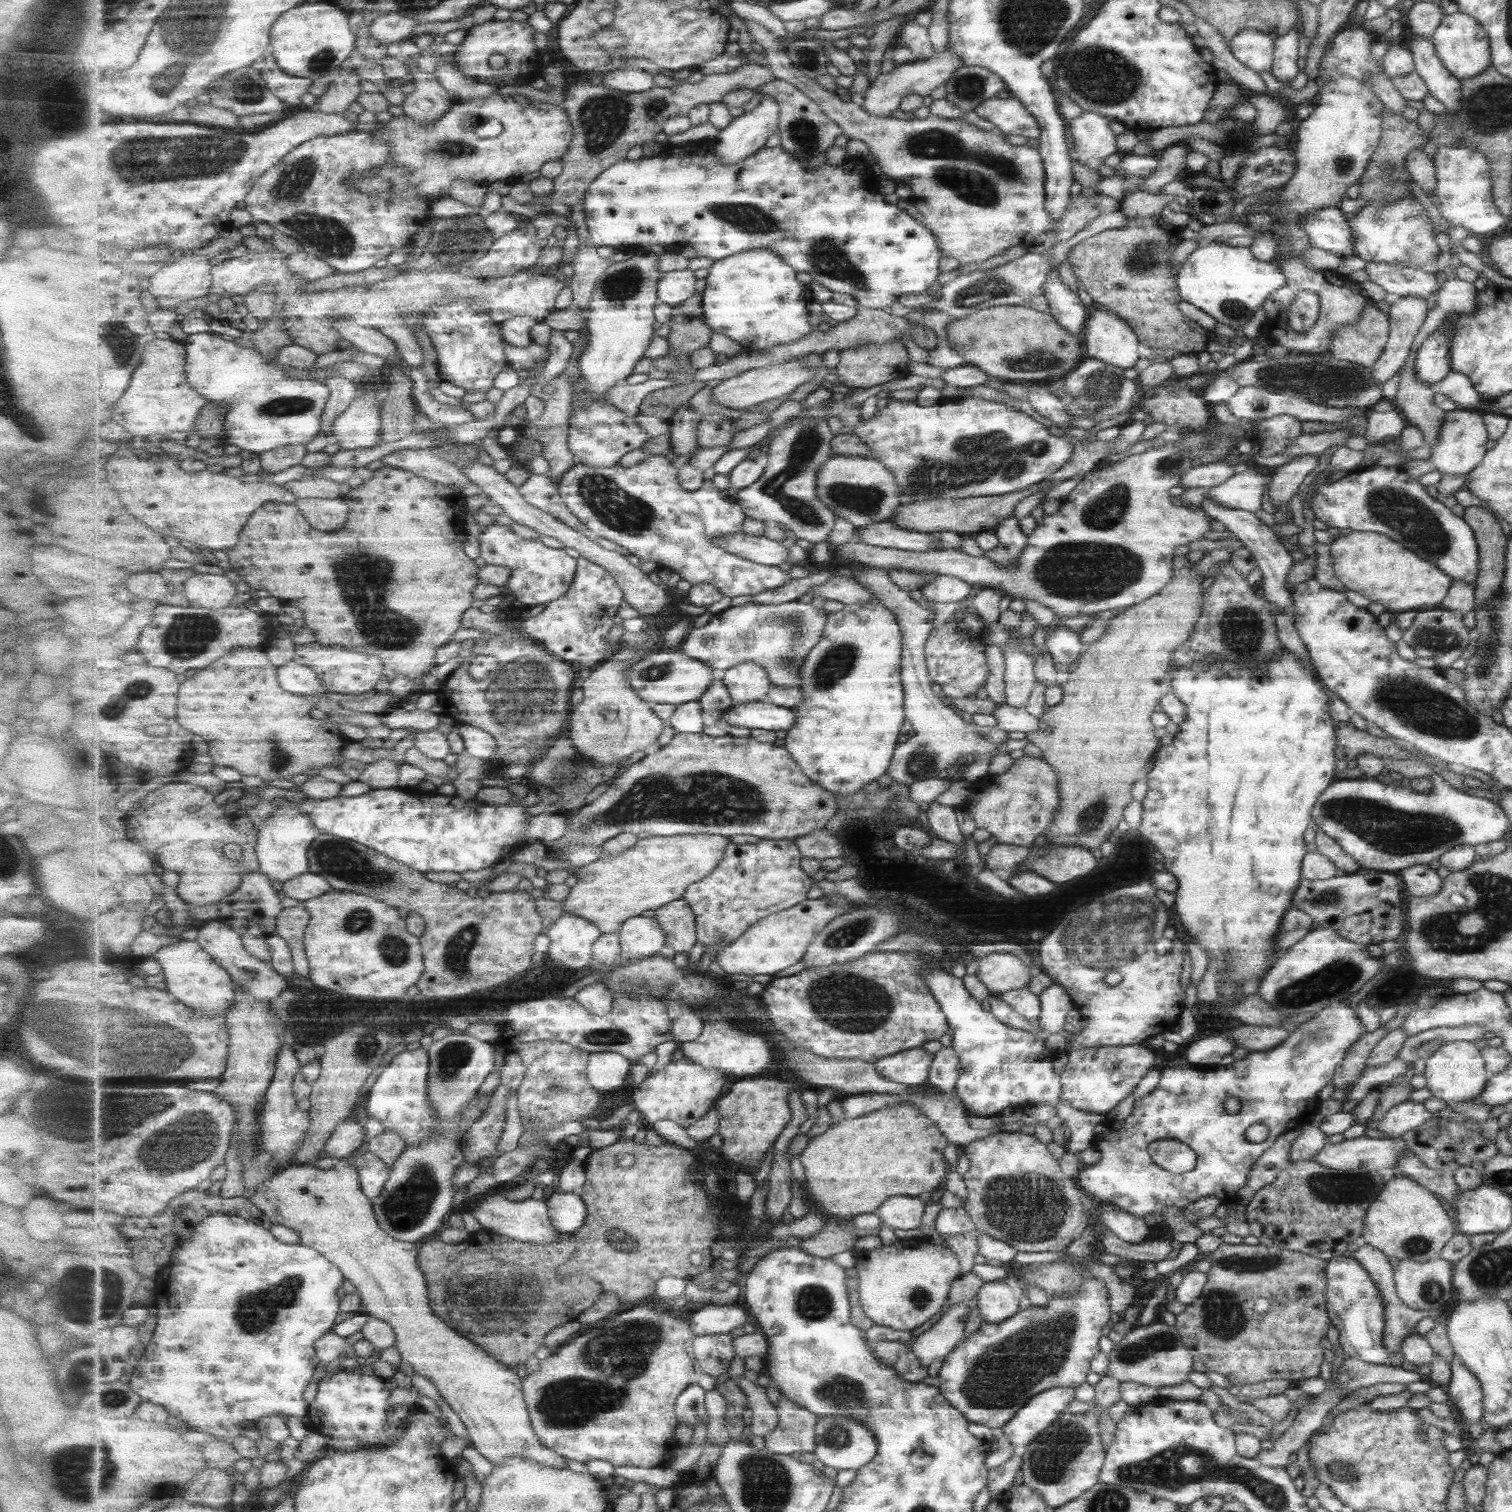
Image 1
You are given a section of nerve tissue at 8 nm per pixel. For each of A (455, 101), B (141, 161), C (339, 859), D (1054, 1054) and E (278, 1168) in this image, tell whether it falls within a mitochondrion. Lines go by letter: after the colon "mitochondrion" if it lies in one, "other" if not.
A: other
B: mitochondrion
C: mitochondrion
D: other
E: other

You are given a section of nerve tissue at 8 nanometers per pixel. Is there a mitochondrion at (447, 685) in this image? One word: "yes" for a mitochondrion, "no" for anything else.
no

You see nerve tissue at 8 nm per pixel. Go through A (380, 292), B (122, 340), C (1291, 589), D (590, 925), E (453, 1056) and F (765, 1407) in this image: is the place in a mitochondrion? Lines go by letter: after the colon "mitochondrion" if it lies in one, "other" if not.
A: mitochondrion
B: mitochondrion
C: other
D: other
E: mitochondrion
F: other

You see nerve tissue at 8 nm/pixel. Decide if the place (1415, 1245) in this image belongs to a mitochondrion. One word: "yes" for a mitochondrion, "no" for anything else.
yes

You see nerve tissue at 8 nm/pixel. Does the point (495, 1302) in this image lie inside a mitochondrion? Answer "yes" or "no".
yes

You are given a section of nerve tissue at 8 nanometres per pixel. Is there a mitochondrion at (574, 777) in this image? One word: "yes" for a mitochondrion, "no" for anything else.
yes

